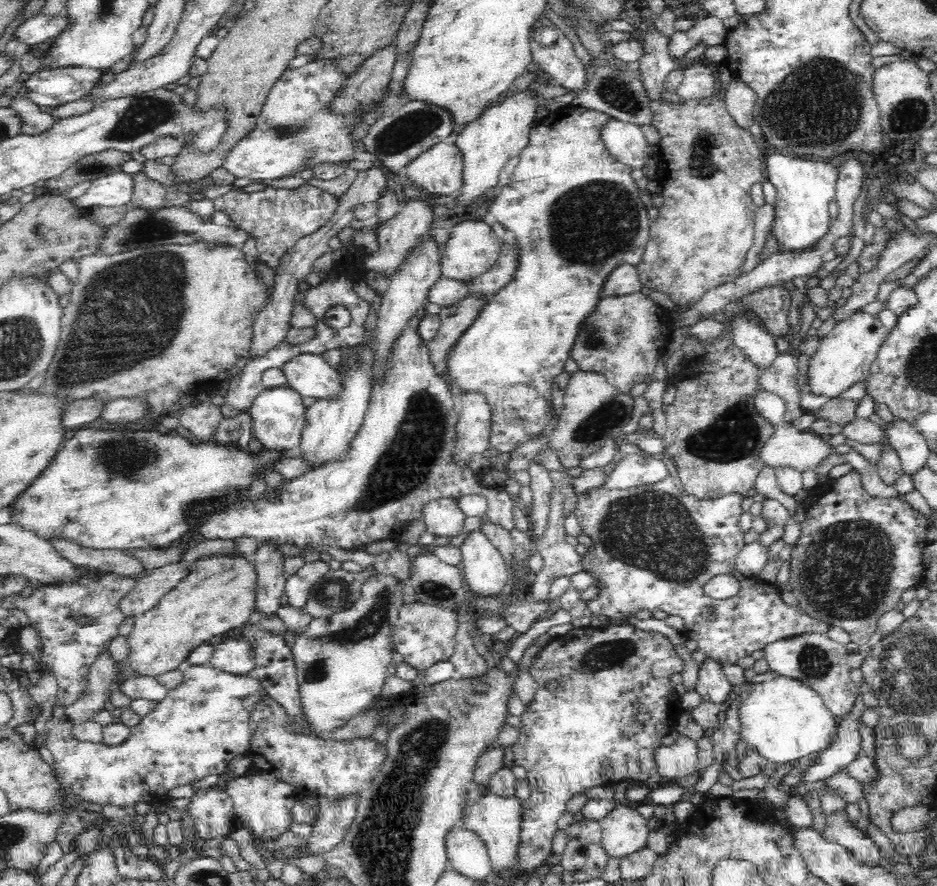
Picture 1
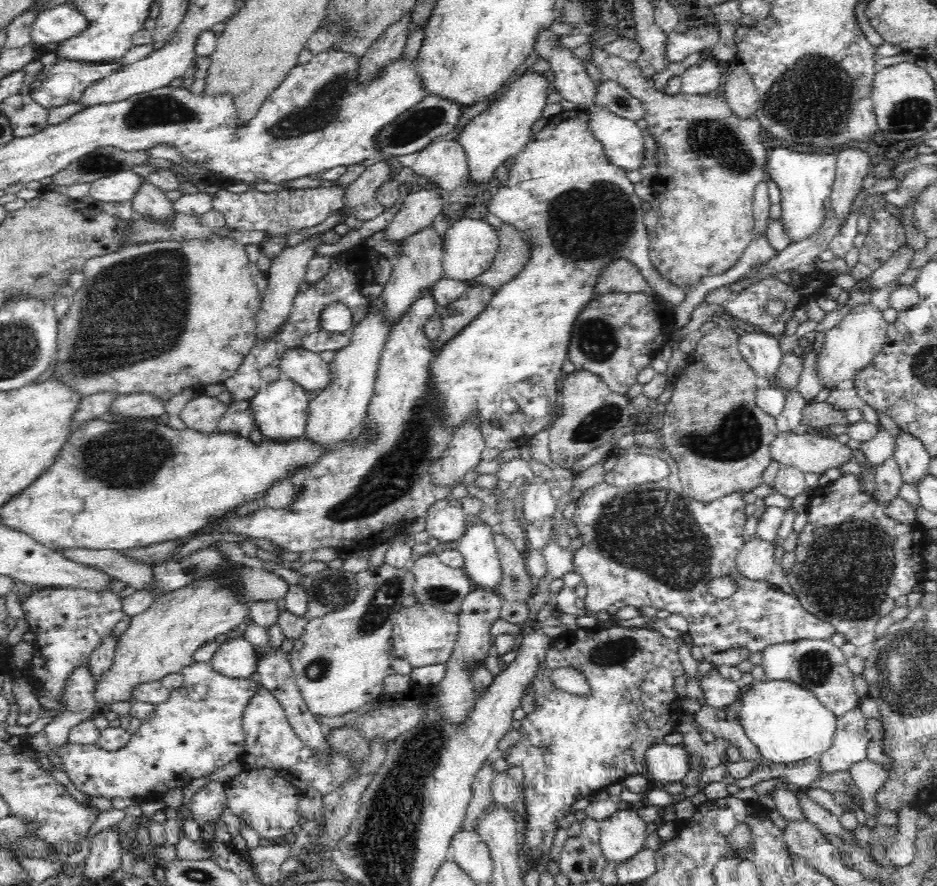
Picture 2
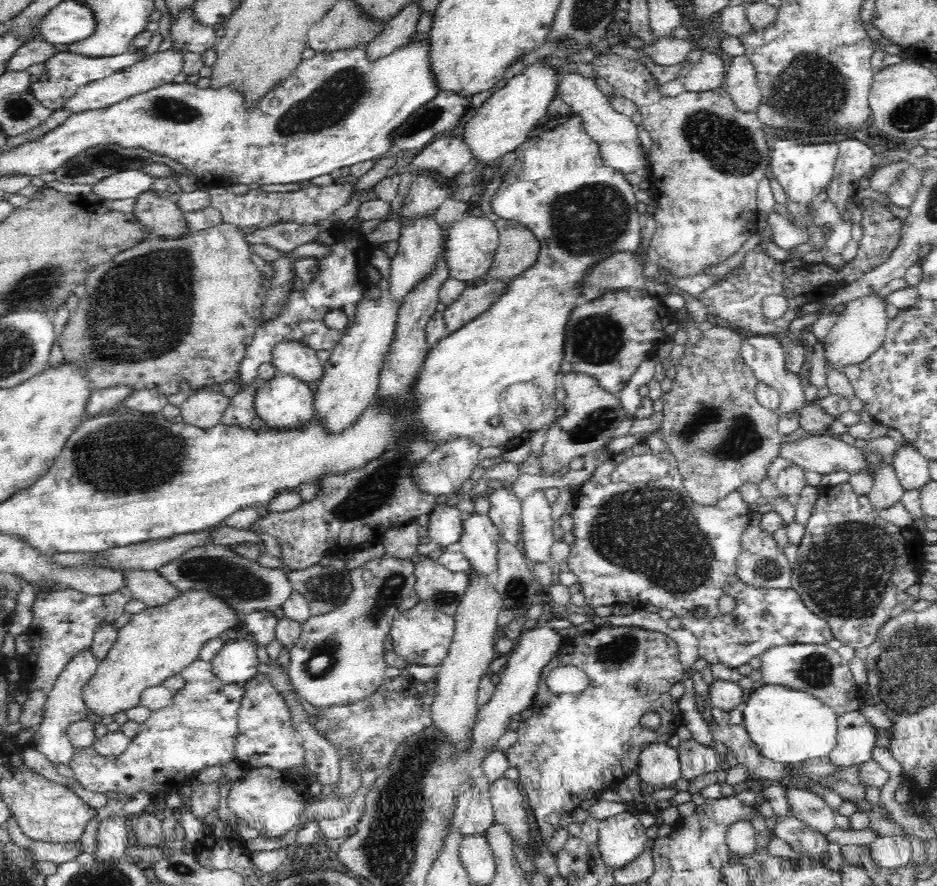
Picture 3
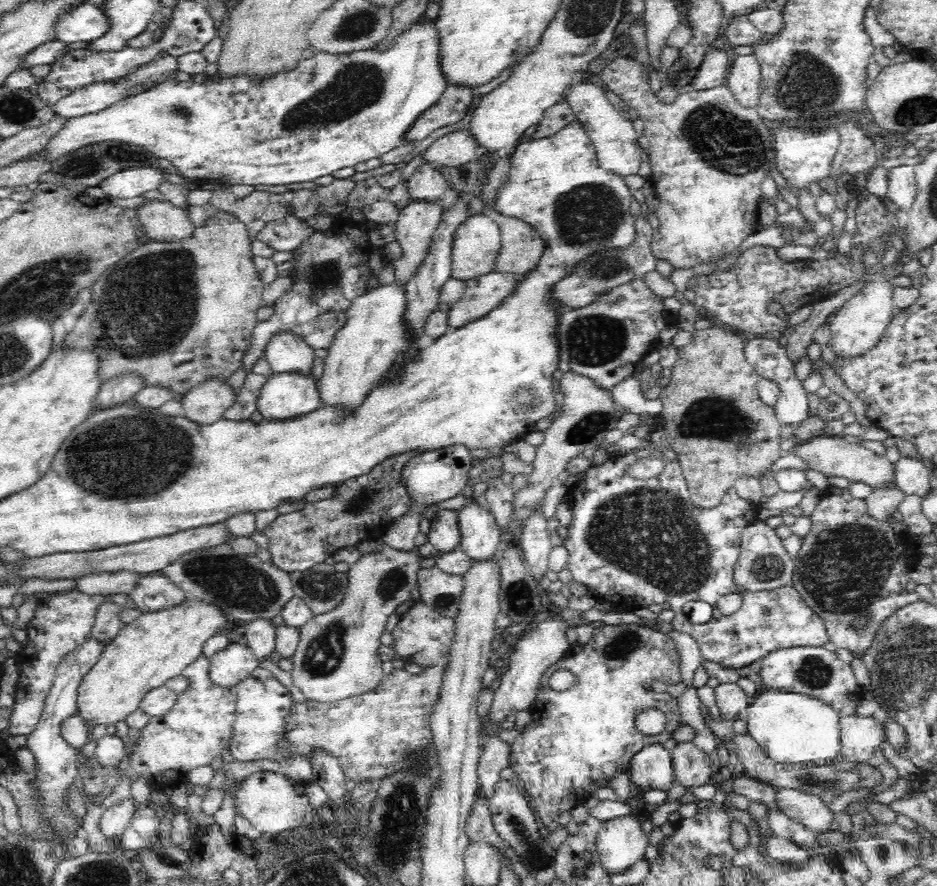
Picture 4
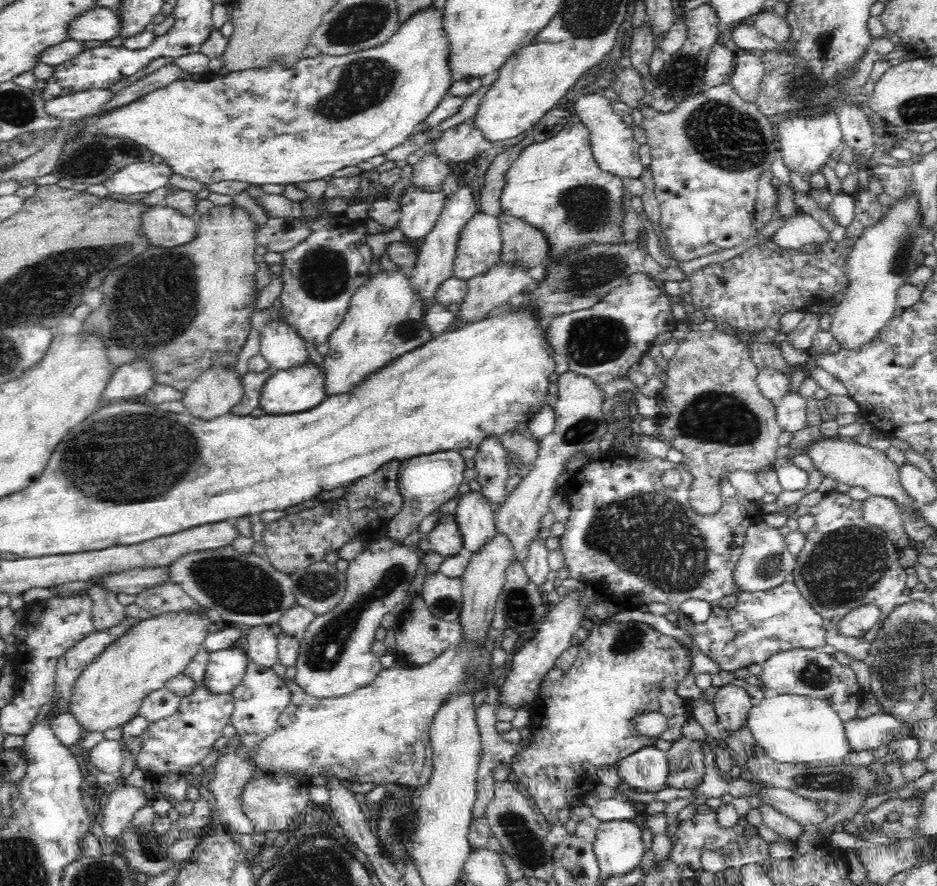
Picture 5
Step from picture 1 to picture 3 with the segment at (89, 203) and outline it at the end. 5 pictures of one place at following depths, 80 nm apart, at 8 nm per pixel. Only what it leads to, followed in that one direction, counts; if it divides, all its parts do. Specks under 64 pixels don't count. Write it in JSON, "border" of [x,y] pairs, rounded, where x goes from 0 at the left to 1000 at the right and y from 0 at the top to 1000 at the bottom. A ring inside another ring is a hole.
{"border":[[[130,192],[107,205],[97,209],[98,217],[107,221],[108,226],[134,223],[146,225],[147,221],[162,214],[165,200],[154,192]]]}

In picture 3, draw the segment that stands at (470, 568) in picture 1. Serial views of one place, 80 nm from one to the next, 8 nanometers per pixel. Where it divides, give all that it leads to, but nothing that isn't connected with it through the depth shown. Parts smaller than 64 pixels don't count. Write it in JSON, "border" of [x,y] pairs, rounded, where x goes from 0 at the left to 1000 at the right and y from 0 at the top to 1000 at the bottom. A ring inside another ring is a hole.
{"border":[[[495,579],[491,616],[504,642],[521,648],[529,646],[534,600],[522,580]]]}

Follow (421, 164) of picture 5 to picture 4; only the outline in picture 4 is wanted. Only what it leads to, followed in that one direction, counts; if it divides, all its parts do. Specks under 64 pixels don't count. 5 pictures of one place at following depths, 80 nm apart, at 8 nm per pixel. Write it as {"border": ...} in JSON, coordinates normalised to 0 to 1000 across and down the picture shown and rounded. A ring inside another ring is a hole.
{"border":[[[453,182],[434,205],[436,223],[455,225],[455,227],[471,225],[478,212],[476,205],[478,203],[474,194],[470,194],[465,184]]]}

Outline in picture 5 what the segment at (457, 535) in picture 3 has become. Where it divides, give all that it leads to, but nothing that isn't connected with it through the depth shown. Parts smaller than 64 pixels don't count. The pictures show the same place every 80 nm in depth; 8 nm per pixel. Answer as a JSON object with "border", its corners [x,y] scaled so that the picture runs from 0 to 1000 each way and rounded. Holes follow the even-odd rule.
{"border":[[[472,580],[455,607],[459,611],[459,621],[475,630],[487,628],[495,615],[493,603],[482,580]]]}

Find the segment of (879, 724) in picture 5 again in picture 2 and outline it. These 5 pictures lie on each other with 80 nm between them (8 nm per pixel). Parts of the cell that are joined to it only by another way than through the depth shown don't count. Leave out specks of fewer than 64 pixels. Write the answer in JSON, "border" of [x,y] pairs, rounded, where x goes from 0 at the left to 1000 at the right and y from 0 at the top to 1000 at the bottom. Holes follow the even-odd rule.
{"border":[[[917,799],[895,809],[889,844],[873,854],[877,863],[877,876],[906,869],[914,860],[924,857],[930,837],[924,809]]]}

